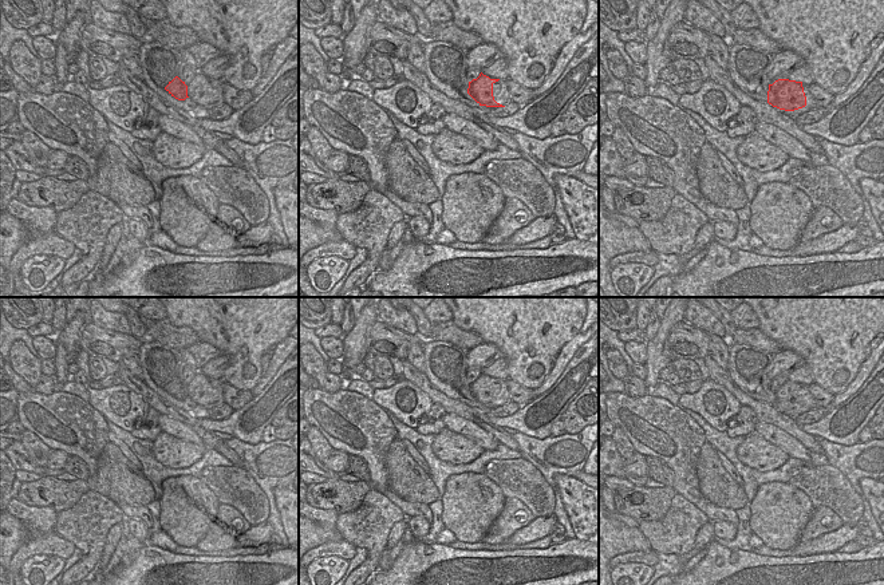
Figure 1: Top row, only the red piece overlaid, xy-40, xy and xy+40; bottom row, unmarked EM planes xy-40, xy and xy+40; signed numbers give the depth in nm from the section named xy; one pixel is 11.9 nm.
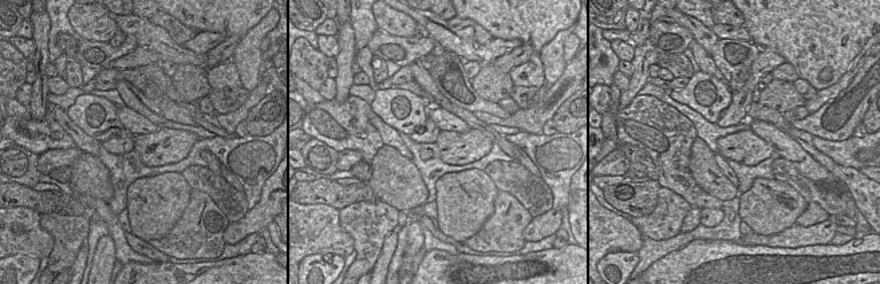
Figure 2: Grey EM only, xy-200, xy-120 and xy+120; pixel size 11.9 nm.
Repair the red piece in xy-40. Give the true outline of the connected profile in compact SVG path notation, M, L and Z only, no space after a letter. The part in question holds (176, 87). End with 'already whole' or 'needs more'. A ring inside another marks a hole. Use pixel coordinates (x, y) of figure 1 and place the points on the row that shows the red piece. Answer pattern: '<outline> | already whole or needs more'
M183 67L182 78L175 76L165 90L178 100L190 98L205 108L224 103L222 82L220 79L210 79L190 67Z | needs more

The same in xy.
M482 72L469 82L467 94L480 106L486 107L516 107L525 103L521 84L518 88L512 88L506 82L490 79Z | needs more

